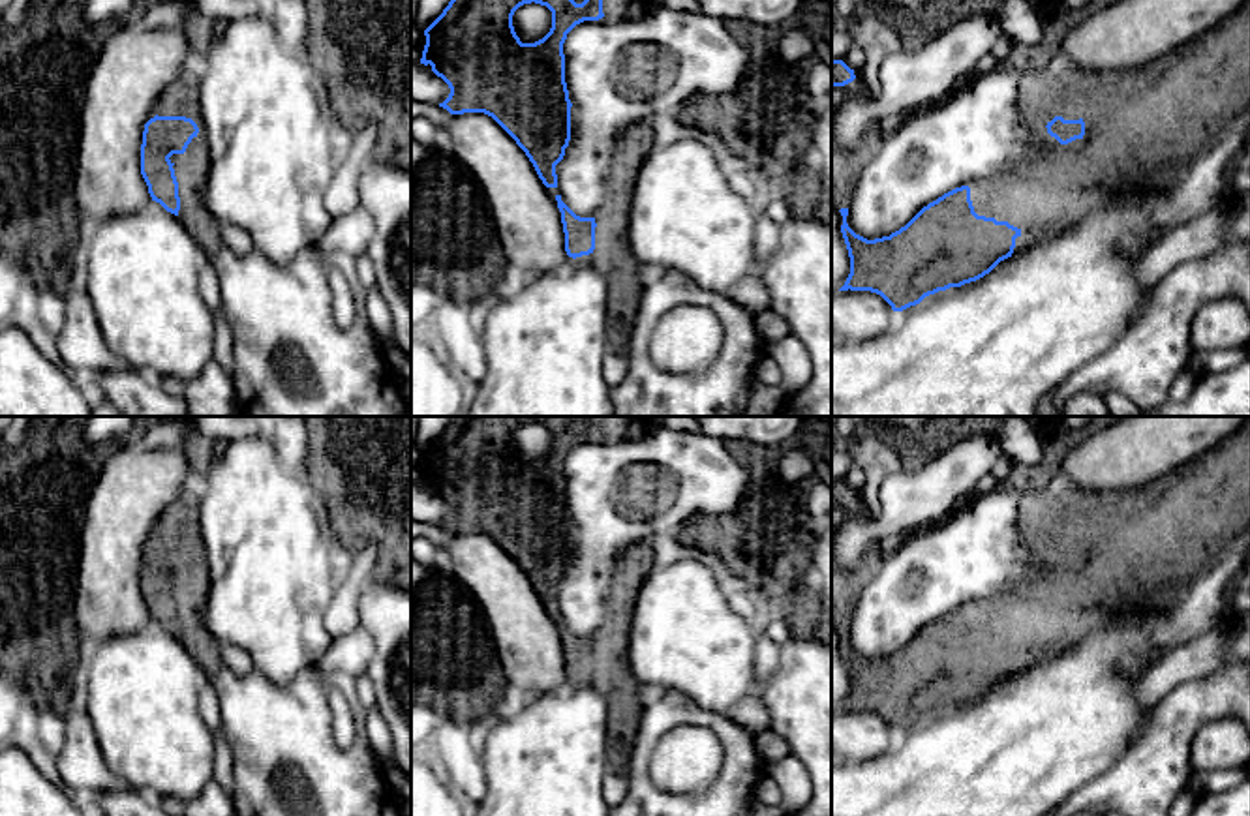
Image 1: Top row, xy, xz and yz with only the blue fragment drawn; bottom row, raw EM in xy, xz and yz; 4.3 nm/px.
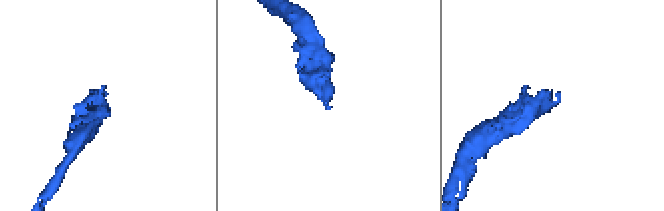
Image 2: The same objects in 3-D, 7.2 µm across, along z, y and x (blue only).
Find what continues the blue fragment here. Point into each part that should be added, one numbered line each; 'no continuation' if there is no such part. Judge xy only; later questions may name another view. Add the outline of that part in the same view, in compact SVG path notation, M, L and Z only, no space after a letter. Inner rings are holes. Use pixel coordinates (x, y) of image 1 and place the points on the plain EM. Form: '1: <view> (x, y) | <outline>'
1: xy (194, 634) | M191 561L186 572L175 582L175 597L178 602L180 630L178 640L212 679L223 666L220 643L203 623L205 604L197 600L197 589L206 587L206 568Z

